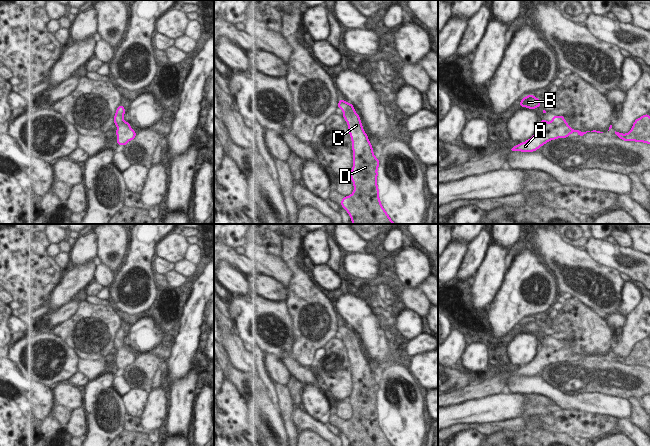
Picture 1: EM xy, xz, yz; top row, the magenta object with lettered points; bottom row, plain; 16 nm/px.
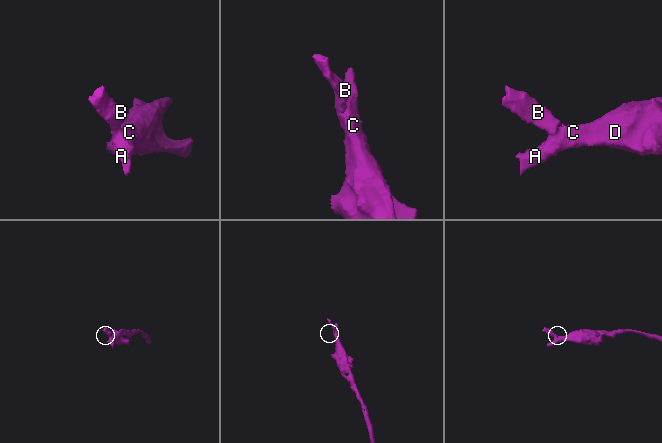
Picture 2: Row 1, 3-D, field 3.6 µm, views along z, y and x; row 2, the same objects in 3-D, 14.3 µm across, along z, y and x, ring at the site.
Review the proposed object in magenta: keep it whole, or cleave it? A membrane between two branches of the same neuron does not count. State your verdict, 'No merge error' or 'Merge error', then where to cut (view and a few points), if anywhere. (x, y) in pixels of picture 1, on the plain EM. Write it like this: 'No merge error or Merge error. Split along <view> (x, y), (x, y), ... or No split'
No merge error. No split.

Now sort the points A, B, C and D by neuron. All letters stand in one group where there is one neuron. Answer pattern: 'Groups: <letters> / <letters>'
Groups: A B C D.

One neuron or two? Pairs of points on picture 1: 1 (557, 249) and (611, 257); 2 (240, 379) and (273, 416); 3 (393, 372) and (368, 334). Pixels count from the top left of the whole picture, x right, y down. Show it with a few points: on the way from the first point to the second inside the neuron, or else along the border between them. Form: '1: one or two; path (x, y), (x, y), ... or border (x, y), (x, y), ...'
1: two; border (584, 248), (594, 260), (609, 267)
2: one; path (249, 383), (256, 392), (258, 400), (263, 405)
3: two; border (391, 360), (384, 366)

